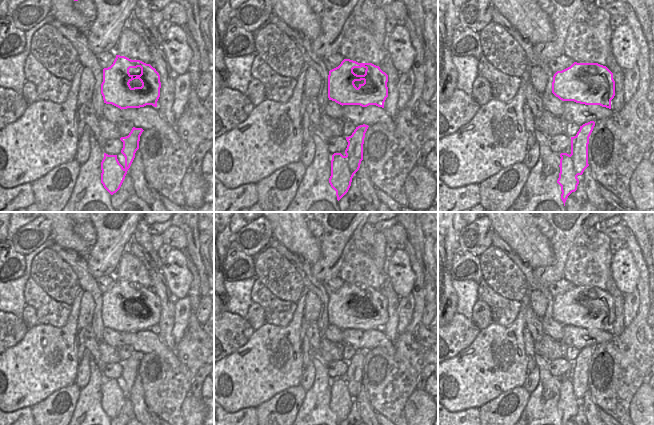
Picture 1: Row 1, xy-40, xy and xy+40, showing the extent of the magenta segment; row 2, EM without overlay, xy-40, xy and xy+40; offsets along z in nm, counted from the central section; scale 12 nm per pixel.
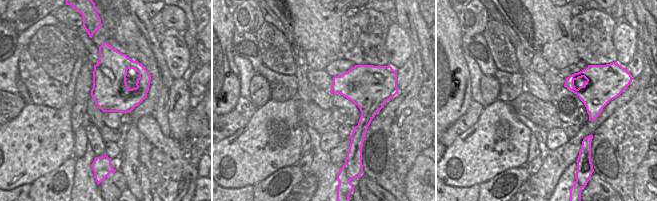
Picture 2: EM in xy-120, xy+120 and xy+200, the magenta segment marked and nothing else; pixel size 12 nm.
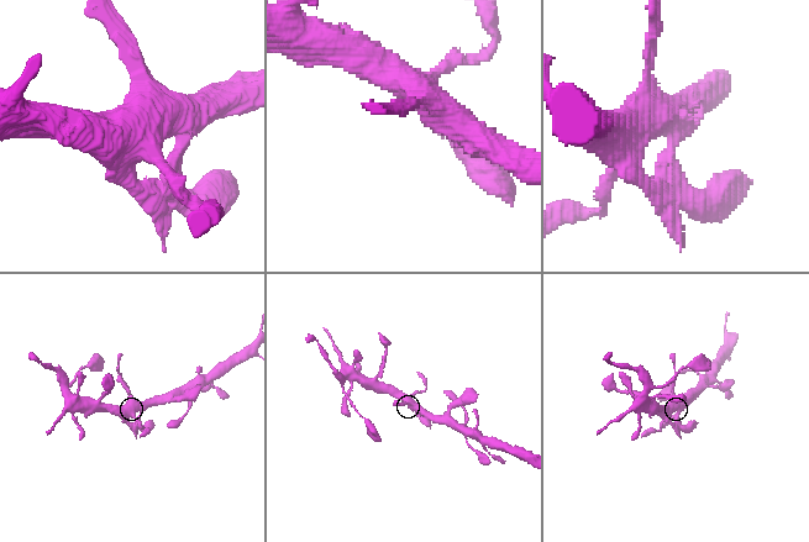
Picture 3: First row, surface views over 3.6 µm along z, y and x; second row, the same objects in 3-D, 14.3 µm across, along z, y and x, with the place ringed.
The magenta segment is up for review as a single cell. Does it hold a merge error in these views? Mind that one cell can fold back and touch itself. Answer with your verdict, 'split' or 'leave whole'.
leave whole

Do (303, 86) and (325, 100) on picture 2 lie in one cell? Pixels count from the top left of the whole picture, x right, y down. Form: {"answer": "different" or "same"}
{"answer": "different"}

